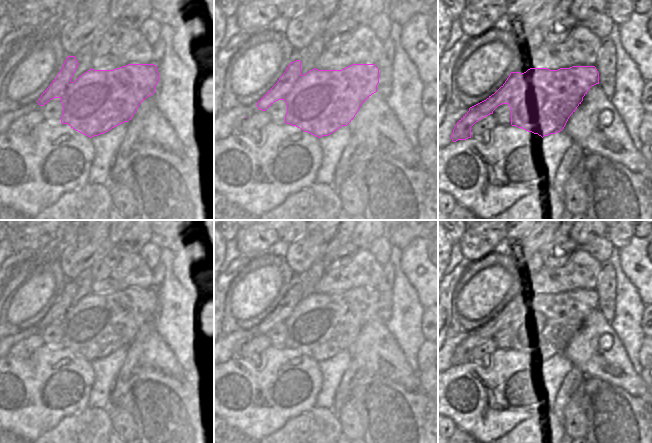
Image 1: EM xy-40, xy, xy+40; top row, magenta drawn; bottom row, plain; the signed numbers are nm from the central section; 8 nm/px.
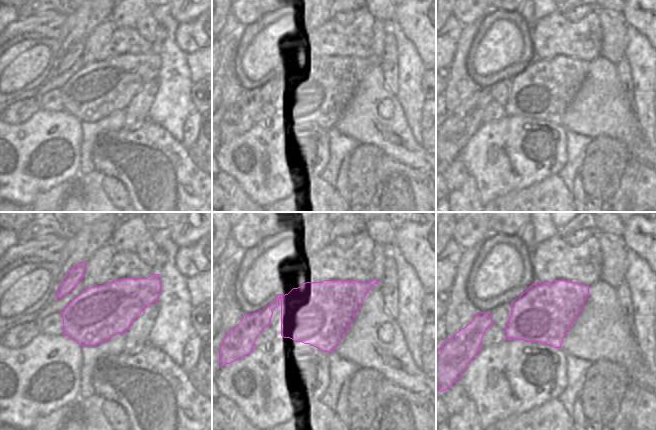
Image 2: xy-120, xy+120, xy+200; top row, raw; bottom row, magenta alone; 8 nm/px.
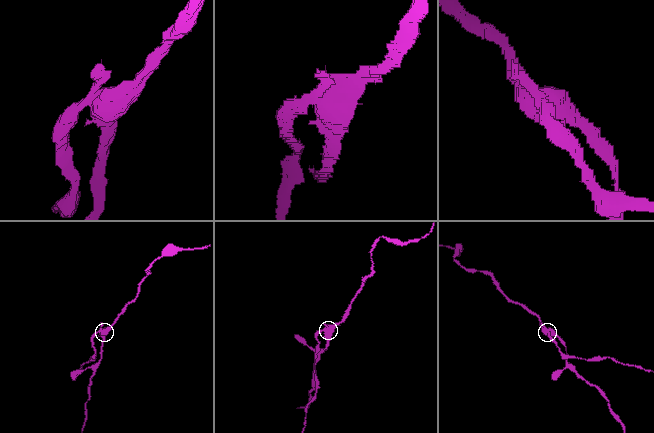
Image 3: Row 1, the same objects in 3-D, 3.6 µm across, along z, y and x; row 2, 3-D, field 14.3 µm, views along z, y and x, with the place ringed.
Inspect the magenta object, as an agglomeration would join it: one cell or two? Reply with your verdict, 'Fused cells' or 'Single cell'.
Fused cells.

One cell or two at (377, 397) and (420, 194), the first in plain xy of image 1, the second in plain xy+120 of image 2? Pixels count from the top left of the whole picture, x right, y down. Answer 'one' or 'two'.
one

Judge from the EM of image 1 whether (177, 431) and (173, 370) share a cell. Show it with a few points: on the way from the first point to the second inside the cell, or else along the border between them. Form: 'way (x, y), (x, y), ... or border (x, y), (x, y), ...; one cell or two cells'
border (151, 367), (180, 380); two cells

